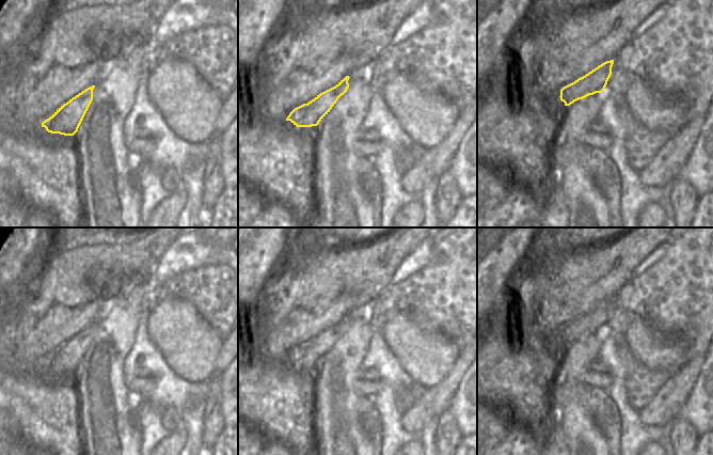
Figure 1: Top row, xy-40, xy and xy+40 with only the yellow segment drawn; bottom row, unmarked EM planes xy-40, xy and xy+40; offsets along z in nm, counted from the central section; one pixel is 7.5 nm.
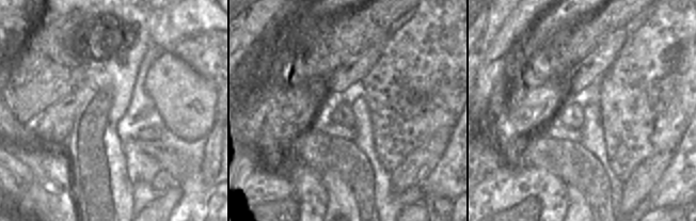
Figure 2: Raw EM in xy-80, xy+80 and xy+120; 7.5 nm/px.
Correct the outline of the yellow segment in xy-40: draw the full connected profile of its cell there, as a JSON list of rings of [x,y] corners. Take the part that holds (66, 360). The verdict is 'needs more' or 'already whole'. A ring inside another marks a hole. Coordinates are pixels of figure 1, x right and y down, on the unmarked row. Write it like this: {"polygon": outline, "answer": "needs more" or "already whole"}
{"polygon": [[[92,325],[61,345],[49,358],[42,362],[48,372],[74,375],[93,340]]], "answer": "already whole"}

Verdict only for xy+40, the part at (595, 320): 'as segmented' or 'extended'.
as segmented

